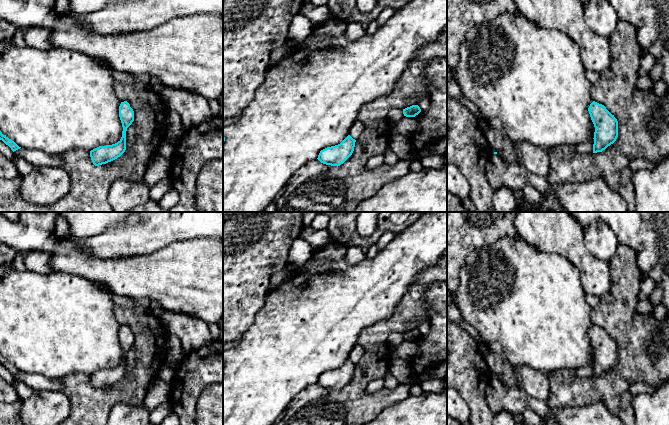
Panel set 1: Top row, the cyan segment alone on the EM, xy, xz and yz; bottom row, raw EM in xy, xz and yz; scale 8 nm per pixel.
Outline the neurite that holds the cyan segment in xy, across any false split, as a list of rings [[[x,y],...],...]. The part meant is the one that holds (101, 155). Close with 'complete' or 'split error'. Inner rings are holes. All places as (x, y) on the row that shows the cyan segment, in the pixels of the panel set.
[[[127,101],[119,106],[119,117],[123,131],[121,139],[112,145],[99,146],[90,151],[90,157],[95,166],[106,164],[120,157],[126,150],[126,131],[134,121],[134,111]]] | complete

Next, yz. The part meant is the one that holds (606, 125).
[[[593,101],[588,108],[595,127],[593,153],[602,152],[618,137],[618,121],[604,105]]] | complete

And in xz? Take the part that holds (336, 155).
[[[348,135],[340,144],[320,151],[318,160],[326,165],[340,166],[353,153],[356,140]]] | complete

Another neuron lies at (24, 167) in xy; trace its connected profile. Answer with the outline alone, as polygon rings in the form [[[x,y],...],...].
[[[14,155],[14,164],[18,169],[19,176],[25,177],[33,170],[34,166],[25,159]]]

